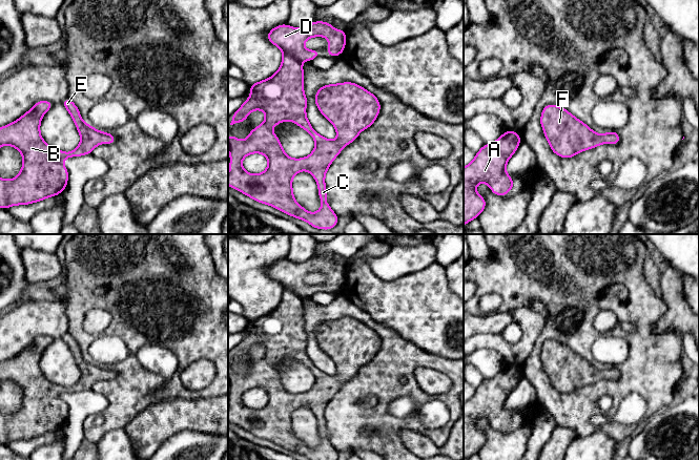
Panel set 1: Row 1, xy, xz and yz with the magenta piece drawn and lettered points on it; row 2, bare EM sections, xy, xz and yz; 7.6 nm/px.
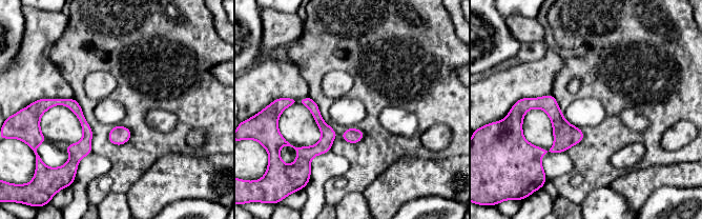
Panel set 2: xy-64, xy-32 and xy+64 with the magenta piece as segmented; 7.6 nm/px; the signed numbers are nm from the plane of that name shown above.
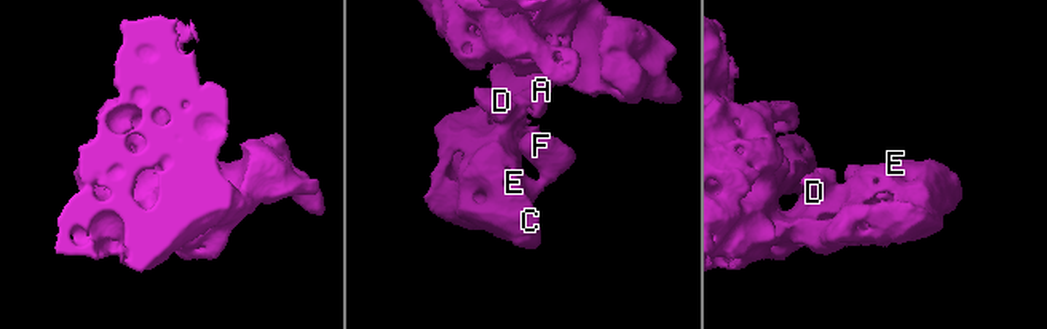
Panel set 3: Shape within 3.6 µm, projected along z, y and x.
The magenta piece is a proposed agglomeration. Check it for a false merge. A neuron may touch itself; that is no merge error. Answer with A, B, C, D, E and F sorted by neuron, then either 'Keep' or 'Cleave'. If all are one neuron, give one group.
Groups: A B C D E F. Keep

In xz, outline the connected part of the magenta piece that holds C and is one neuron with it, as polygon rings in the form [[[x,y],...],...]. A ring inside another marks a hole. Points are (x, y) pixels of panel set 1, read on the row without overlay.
[[[313,256],[302,264],[282,259],[267,269],[267,275],[282,286],[283,296],[271,313],[250,319],[250,332],[231,351],[230,360],[244,357],[256,344],[263,346],[266,354],[248,369],[245,376],[229,370],[228,420],[309,460],[336,460],[338,452],[326,437],[325,410],[343,382],[374,358],[381,338],[373,329],[355,318],[321,321],[314,332],[315,339],[334,361],[337,373],[330,376],[312,363],[306,352],[307,333],[301,298],[320,292],[320,285],[304,284],[307,274],[318,271],[329,275],[328,292],[342,290],[346,283],[346,267],[333,264],[328,256]],[[284,356],[292,356],[314,374],[315,383],[311,390],[303,394],[286,391],[280,374],[271,368],[274,360]],[[250,389],[266,391],[268,402],[264,407],[251,410],[243,404],[242,395]],[[303,405],[309,406],[317,419],[322,442],[316,448],[304,444],[293,432],[292,413]]]

